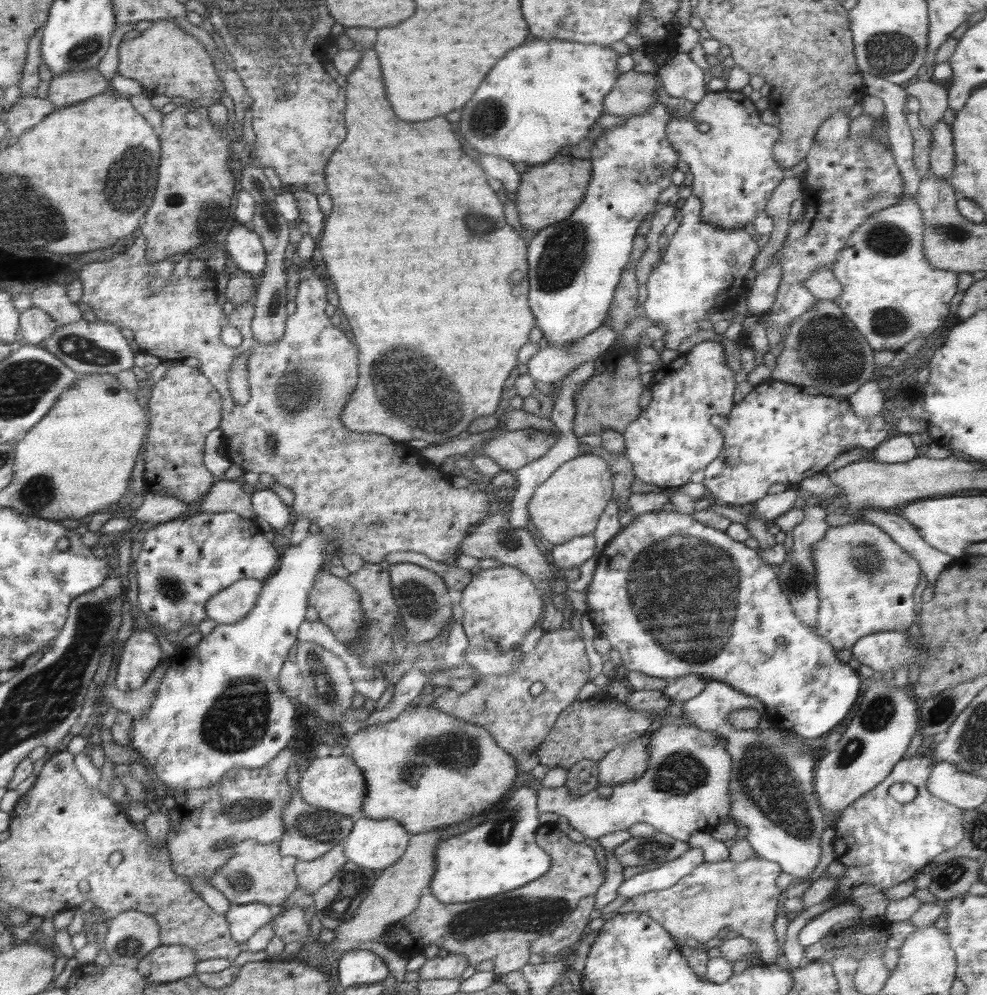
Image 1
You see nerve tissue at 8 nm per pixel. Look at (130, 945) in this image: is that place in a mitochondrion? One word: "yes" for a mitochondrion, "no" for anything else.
yes

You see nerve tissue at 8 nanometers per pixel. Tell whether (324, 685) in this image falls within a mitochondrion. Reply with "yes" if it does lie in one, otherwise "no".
yes

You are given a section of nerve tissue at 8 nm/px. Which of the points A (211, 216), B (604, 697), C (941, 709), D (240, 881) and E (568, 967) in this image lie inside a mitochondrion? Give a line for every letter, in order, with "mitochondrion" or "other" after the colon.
A: mitochondrion
B: other
C: mitochondrion
D: mitochondrion
E: other

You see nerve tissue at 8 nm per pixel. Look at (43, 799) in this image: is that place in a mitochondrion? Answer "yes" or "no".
no

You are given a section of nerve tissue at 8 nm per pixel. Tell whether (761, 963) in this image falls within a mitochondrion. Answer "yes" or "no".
no

